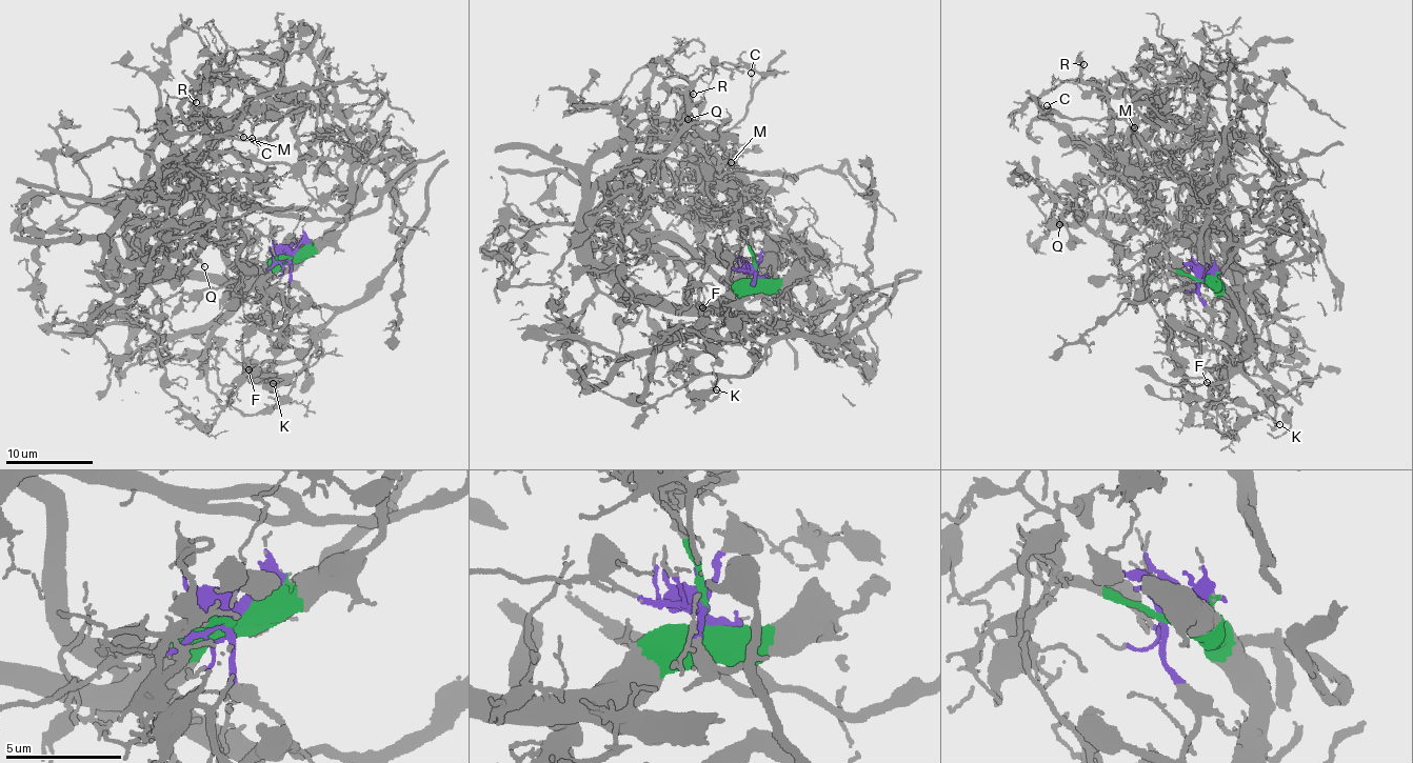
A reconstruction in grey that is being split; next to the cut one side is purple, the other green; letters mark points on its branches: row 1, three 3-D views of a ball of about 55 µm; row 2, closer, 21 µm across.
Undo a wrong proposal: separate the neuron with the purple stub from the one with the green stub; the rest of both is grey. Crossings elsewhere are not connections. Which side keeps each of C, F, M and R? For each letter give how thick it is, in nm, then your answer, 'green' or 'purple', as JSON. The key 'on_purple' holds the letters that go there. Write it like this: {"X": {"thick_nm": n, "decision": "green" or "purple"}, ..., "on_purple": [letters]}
{"C": {"thick_nm": 130, "decision": "green"}, "F": {"thick_nm": 130, "decision": "purple"}, "M": {"thick_nm": 140, "decision": "green"}, "R": {"thick_nm": 170, "decision": "green"}, "on_purple": ["F"]}

